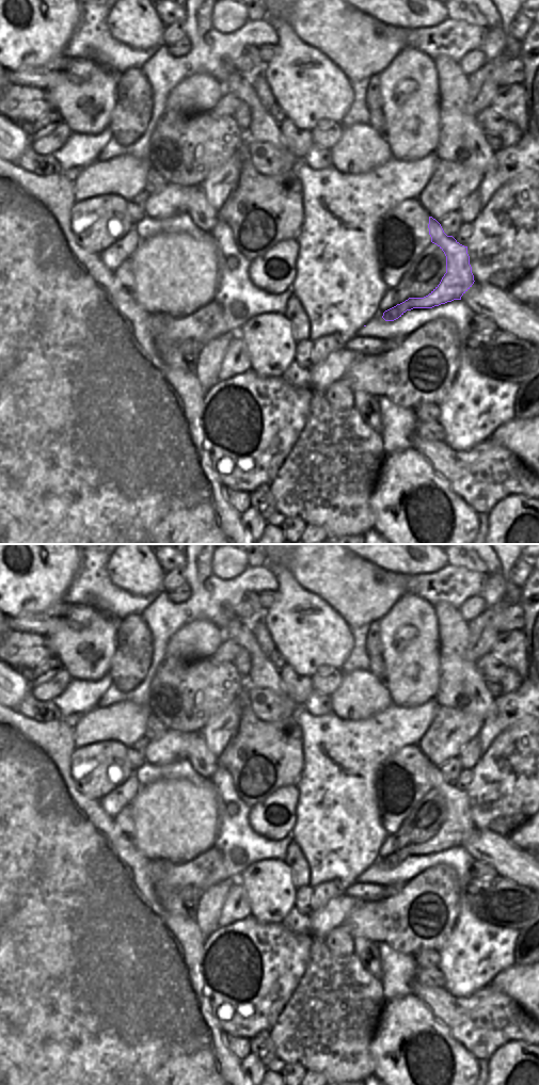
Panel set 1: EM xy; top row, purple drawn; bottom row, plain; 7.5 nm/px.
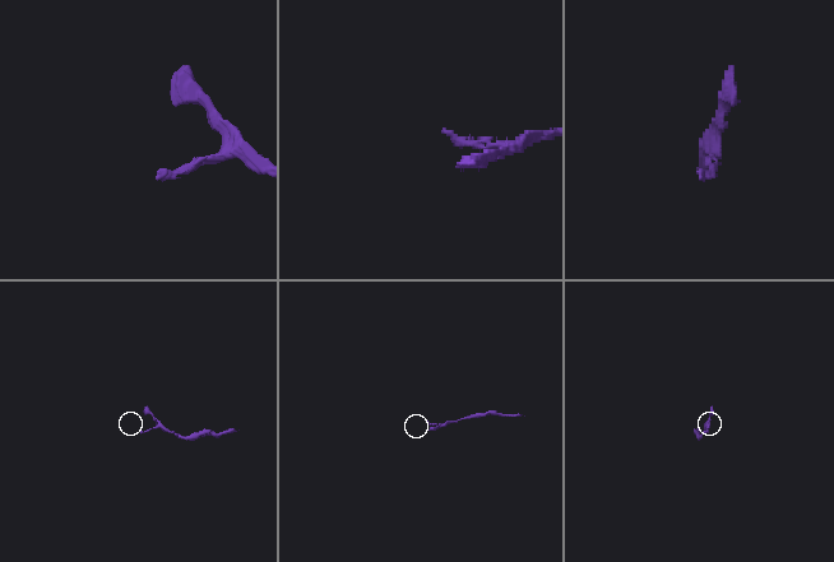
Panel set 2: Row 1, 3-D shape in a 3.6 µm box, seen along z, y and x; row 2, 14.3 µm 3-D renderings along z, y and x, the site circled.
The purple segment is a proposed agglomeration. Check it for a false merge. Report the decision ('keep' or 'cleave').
keep

